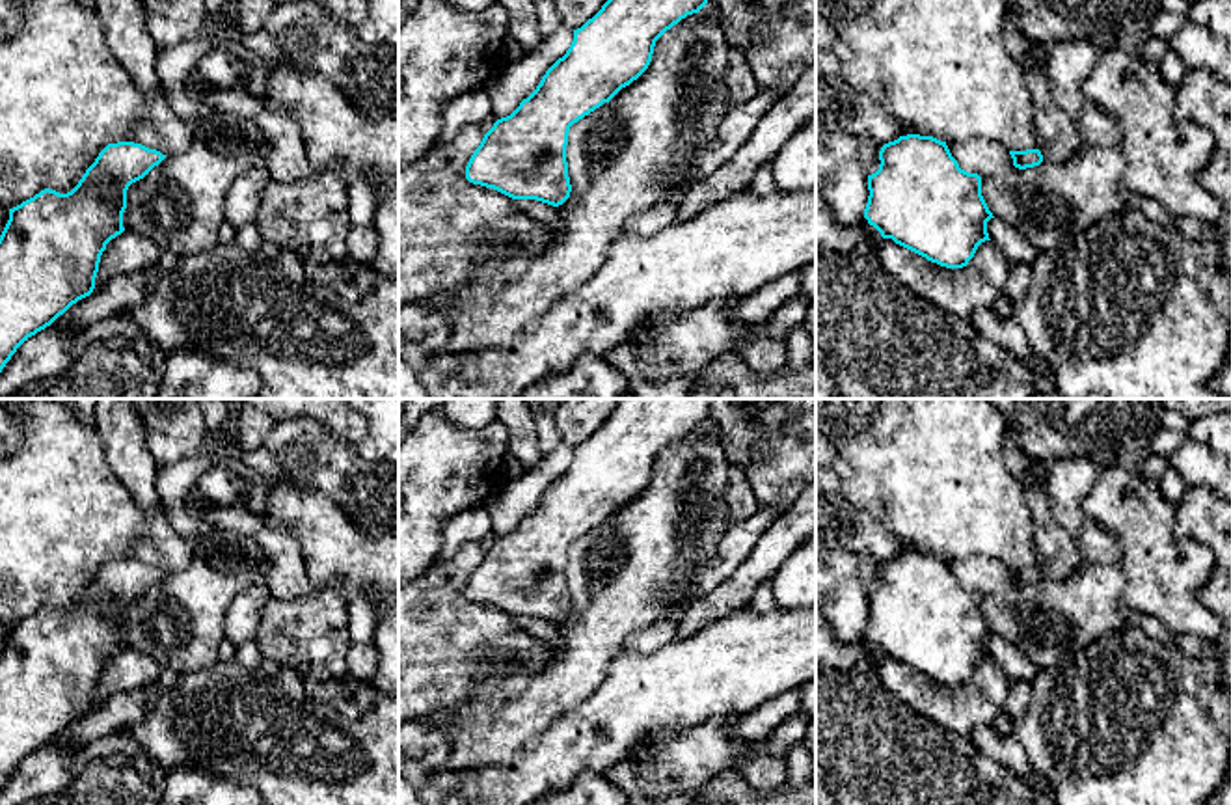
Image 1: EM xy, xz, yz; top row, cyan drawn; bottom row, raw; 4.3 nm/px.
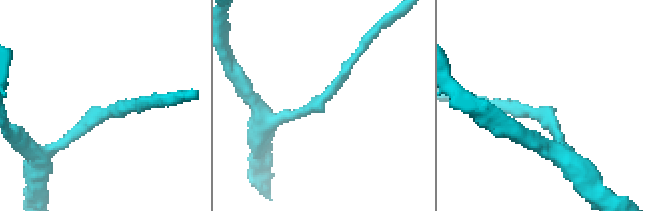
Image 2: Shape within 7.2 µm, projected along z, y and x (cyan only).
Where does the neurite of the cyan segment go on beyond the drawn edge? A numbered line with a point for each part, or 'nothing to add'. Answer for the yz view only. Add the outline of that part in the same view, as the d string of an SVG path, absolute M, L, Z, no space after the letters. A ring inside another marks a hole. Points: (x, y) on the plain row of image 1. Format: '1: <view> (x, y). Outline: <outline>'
1: yz (1056, 548). Outline: M989 399L1006 417L1004 460L1022 486L1024 501L1034 520L1043 578L1065 578L1078 565L1080 553L1073 537L1056 522L1045 486L1047 464L1026 457L1017 442L1013 410L1017 399Z

